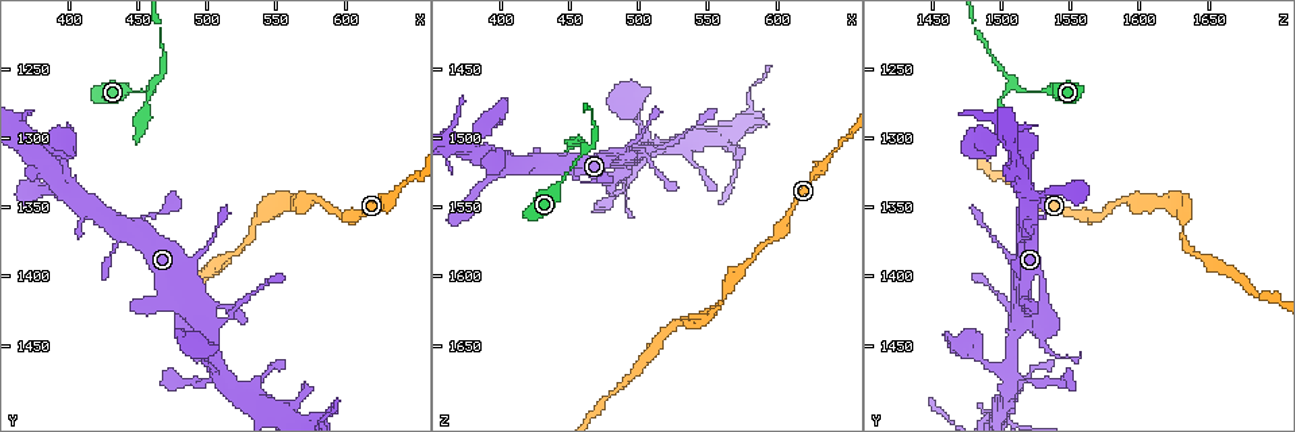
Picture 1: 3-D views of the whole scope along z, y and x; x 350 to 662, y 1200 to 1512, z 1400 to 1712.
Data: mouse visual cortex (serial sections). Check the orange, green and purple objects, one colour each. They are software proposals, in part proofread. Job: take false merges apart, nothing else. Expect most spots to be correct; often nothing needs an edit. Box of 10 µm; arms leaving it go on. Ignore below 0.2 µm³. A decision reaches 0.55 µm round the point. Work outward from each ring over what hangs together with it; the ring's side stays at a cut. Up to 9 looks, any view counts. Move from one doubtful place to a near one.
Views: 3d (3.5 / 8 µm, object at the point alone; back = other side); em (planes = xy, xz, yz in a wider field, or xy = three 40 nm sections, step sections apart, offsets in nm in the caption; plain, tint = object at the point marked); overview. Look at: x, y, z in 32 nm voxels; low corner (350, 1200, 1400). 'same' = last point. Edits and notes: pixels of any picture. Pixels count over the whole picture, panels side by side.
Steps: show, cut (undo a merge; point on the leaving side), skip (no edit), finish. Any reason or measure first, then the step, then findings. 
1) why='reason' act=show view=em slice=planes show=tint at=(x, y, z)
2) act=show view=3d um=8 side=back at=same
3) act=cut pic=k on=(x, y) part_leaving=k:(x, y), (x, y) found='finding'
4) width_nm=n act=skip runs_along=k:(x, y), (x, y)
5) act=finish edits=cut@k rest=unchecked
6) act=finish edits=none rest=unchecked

why='thin neck' act=show view=3d um=3.5 at=(584, 1350, 1586)

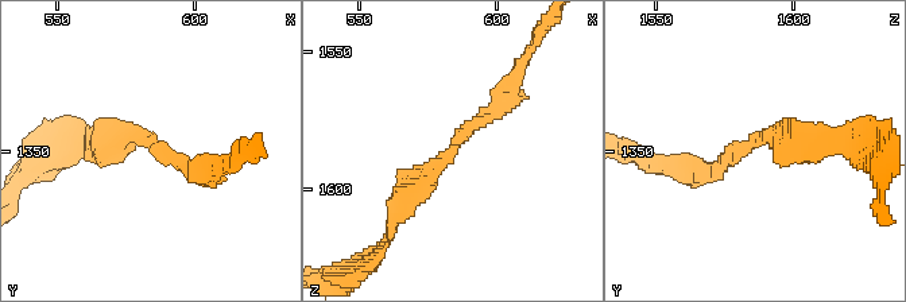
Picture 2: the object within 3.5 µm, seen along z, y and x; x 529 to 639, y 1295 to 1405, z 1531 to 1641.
act=show view=em slice=xy step=1 show=plain at=(585, 1347, 1586)

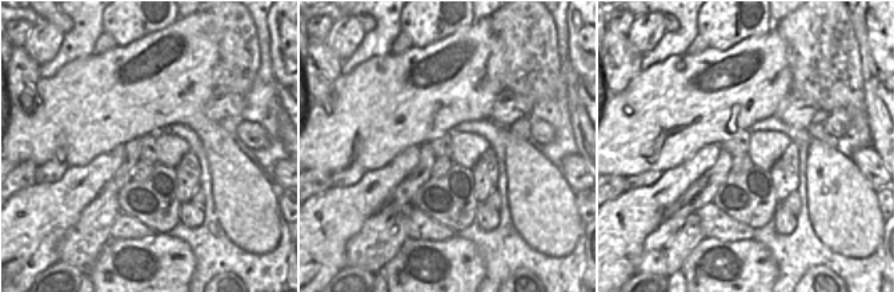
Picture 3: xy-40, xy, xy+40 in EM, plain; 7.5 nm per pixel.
act=show view=em slice=xy step=1 show=tint at=same

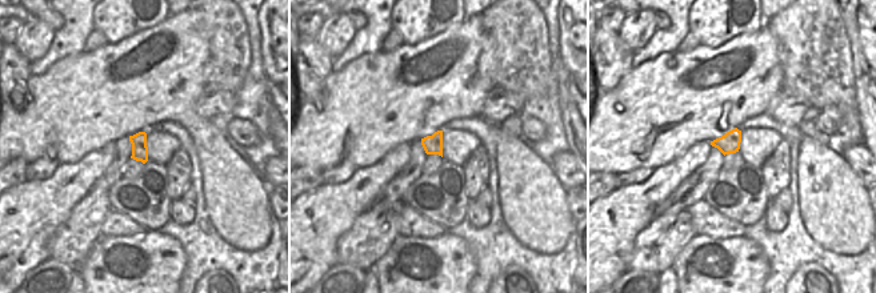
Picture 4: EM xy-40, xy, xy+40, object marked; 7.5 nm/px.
width_nm=140 act=skip runs_along=2:(508, 91), (397, 212) found='all the same cell'

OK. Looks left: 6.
why='abrupt turn' act=show view=3d um=3.5 at=(374, 1308, 1508)

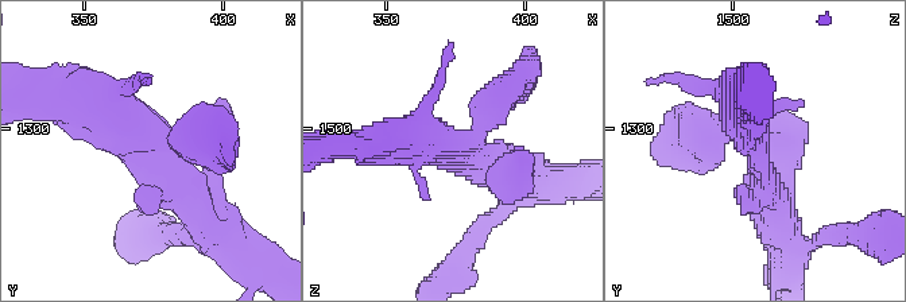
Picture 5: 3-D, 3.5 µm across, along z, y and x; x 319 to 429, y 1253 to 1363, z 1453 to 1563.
why='shape alone is not enough' act=show view=em slice=xy step=1 show=tint at=(375, 1310, 1509)

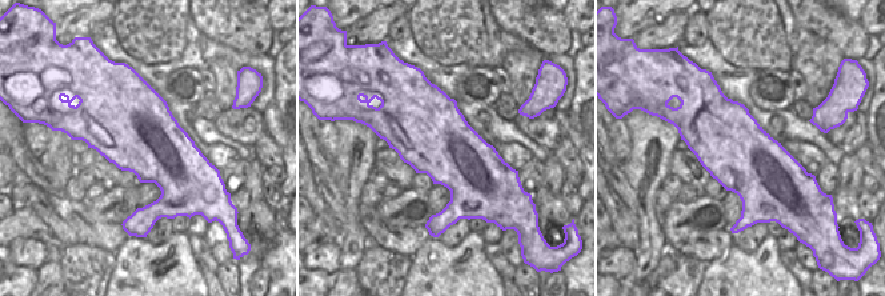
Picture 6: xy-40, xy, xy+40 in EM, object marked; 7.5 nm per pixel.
act=skip runs_along=5:(210, 223), (124, 115), (91, 91) found='continuous, no second cell'

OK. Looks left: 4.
why='three arms meet' act=show view=3d um=3.5 side=back at=(504, 1466, 1506)

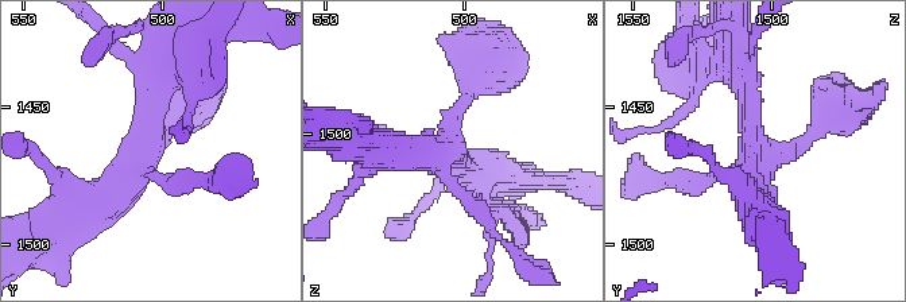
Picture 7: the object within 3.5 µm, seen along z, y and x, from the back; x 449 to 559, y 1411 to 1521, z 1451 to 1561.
why='shape alone is not enough' act=show view=em slice=xy step=3 show=tint at=(505, 1465, 1507)

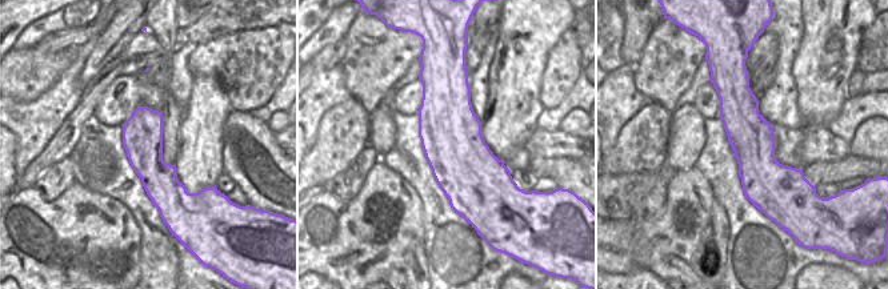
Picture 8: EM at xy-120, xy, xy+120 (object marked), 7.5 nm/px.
why='another direction' act=show view=em slice=xy step=5 show=tint at=same

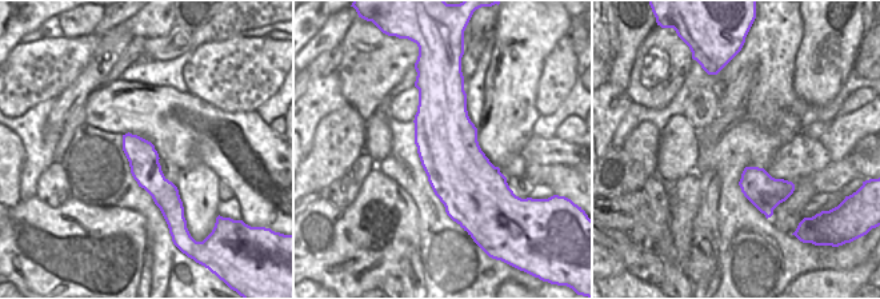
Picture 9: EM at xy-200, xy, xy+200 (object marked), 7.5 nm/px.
width_nm=480 act=skip runs_along=7:(167, 65), (147, 155), (85, 209) found='one cell here'

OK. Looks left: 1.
act=finish edits=none rest=unchecked

